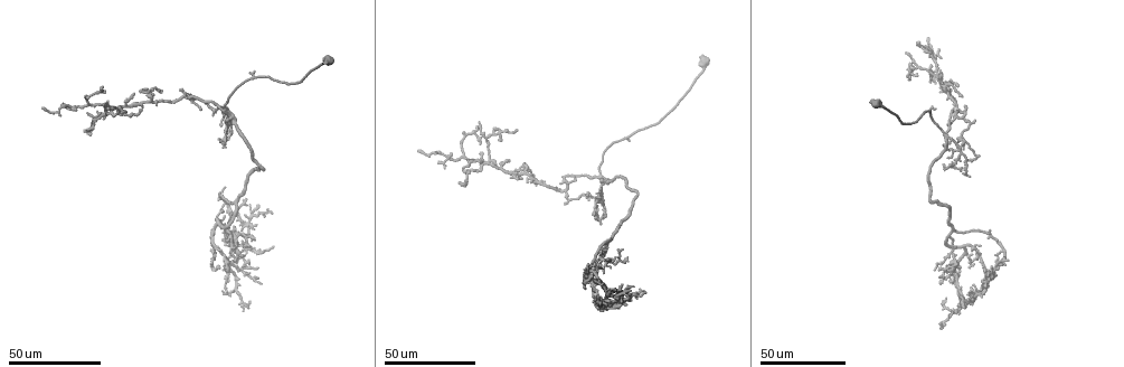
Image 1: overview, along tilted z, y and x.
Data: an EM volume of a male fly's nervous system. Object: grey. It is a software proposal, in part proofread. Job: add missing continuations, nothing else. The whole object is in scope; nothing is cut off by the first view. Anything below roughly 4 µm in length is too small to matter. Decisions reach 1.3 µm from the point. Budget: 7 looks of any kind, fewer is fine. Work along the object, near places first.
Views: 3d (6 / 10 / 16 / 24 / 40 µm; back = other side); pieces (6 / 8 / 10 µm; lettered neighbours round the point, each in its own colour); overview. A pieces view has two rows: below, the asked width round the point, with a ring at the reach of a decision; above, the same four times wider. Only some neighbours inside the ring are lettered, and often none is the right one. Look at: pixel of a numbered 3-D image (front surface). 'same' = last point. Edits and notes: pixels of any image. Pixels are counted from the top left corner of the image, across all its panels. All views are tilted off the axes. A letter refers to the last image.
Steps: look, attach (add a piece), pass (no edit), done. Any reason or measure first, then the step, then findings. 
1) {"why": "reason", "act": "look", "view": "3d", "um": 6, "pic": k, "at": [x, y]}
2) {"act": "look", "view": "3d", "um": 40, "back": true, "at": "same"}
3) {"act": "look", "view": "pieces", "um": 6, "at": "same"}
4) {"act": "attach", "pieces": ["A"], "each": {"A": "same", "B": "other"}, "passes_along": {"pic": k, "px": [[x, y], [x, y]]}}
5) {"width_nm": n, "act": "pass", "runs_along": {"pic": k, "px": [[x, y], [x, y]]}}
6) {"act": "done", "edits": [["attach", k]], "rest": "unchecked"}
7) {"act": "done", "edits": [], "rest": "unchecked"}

{"why": "branch stops here", "act": "look", "view": "3d", "um": 24, "pic": 1, "at": [224, 218]}

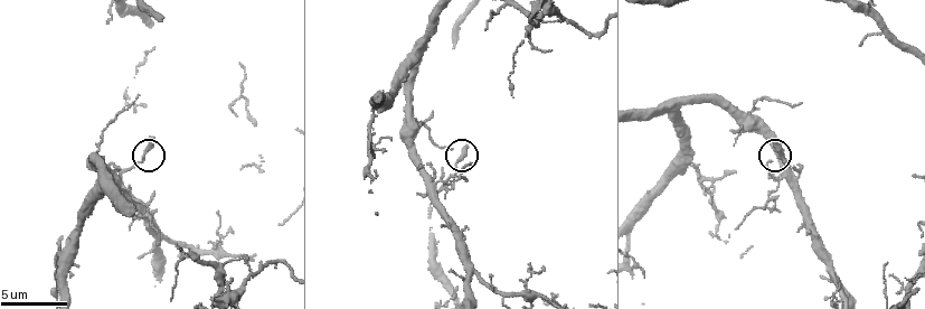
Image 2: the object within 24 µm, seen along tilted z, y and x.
{"act": "look", "view": "pieces", "um": 6, "pic": 2, "at": [151, 139]}

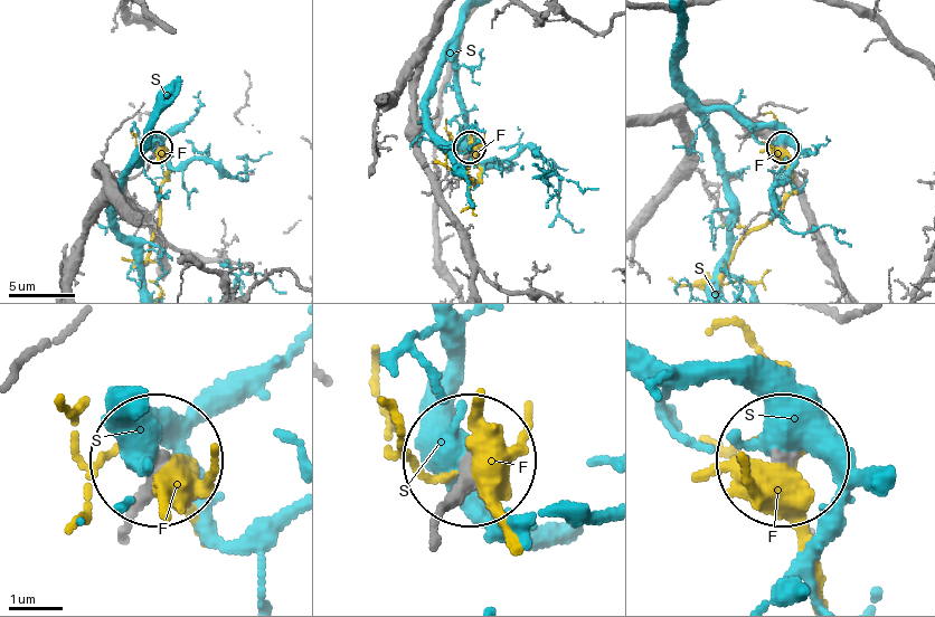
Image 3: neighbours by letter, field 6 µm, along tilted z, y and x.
{"width_nm": 310, "act": "pass", "each": {"F": "other", "S": "other"}, "runs_along": {"pic": 3, "px": [[122, 530], [153, 465]]}, "found": "none of them fits"}

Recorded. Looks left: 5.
{"why": "thin end", "act": "look", "view": "3d", "um": 24, "pic": 1, "at": [566, 205]}

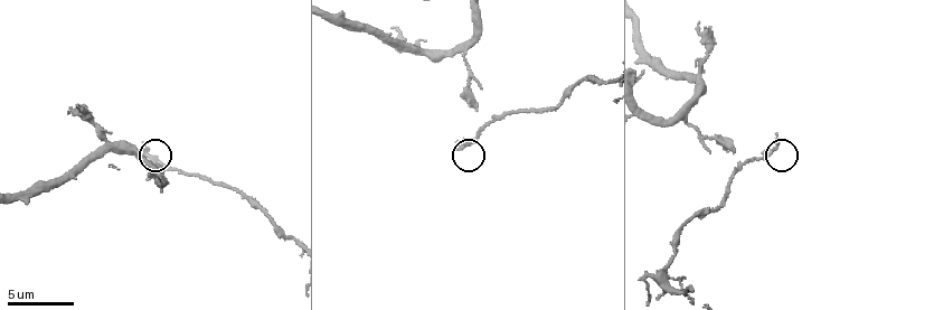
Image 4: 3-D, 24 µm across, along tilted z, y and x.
{"act": "look", "view": "pieces", "um": 10, "pic": 4, "at": [457, 143]}

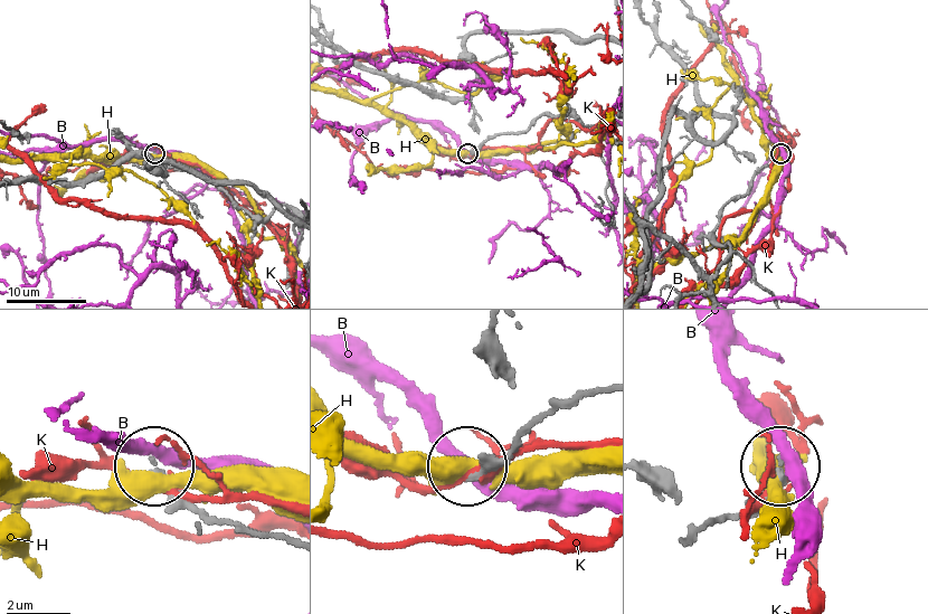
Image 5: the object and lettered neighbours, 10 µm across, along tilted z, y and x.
{"act": "pass", "each": {"B": "other", "H": "other", "K": "other"}, "found": "no lettered piece goes on from it"}

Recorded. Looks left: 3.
{"why": "an open end", "act": "look", "view": "3d", "um": 24, "pic": 1, "at": [88, 99]}

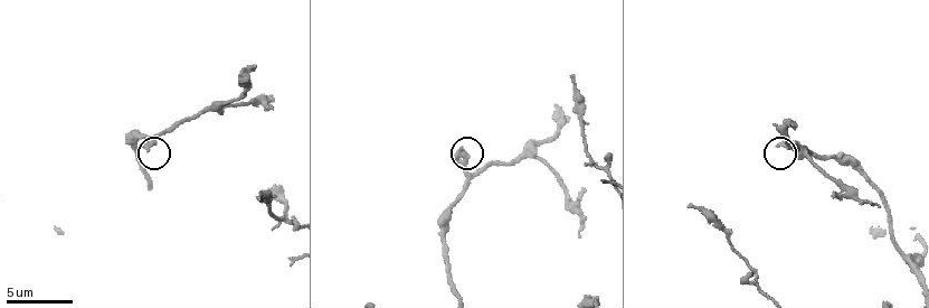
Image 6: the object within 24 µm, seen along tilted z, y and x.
{"act": "look", "view": "pieces", "um": 8, "pic": 6, "at": [780, 143]}

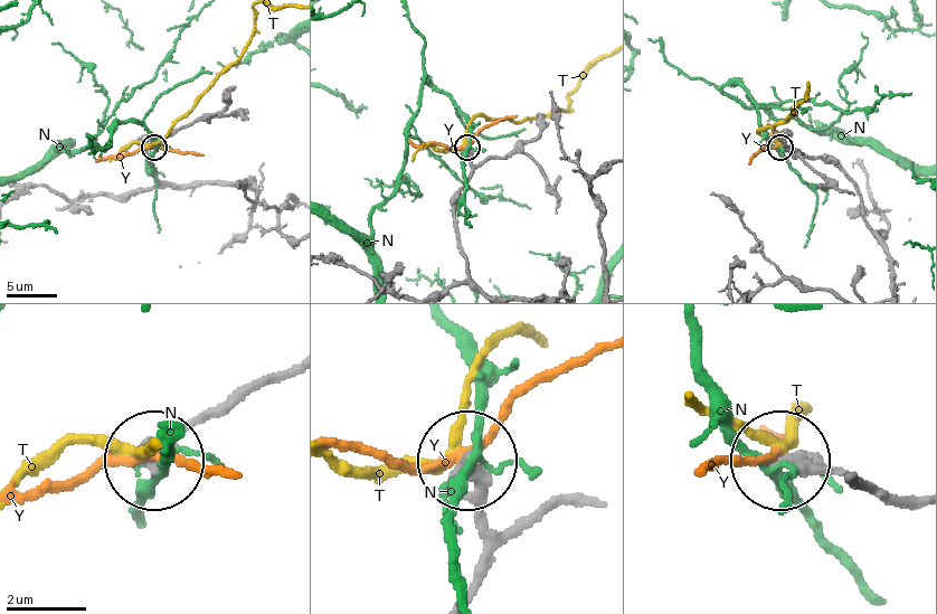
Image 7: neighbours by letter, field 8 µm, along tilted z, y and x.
{"act": "pass", "each": {"N": "other", "T": "other", "Y": "other"}, "runs_along": {"pic": 7, "px": [[914, 500], [786, 464]]}, "found": "none of them fits"}

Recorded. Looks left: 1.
{"act": "done", "edits": [], "rest": "unchecked"}

